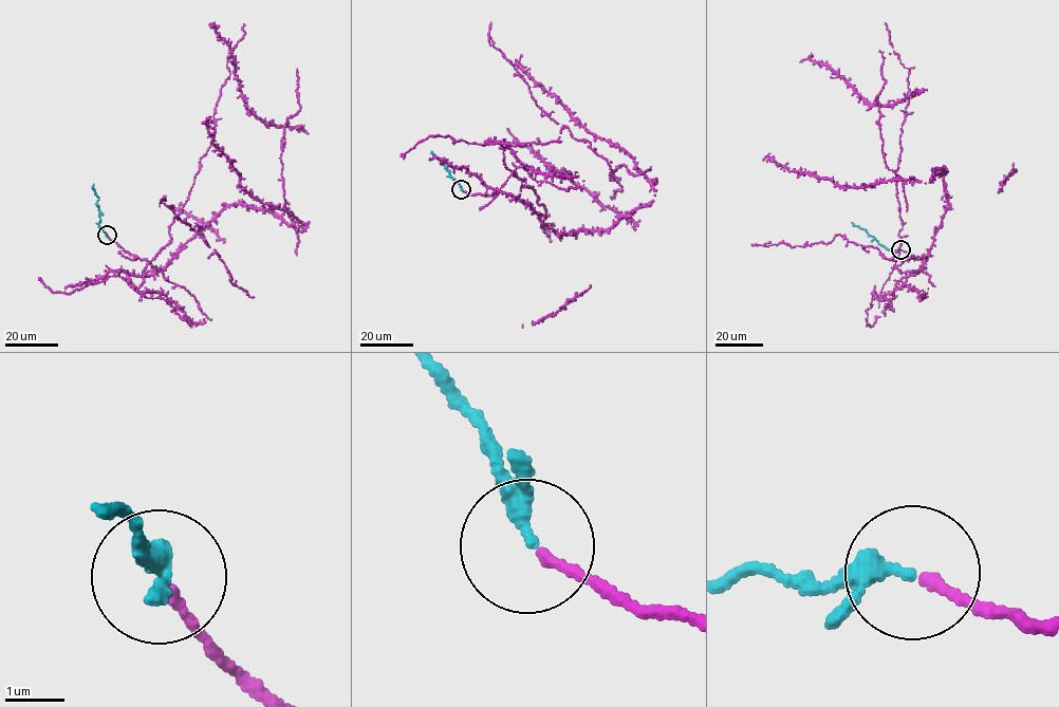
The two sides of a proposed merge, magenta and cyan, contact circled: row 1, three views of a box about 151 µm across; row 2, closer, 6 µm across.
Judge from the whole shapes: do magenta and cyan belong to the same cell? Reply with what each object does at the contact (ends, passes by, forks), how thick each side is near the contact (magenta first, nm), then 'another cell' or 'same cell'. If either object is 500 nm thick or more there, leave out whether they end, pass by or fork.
magenta ends | cyan passes by | 160/200 nm | same cell

